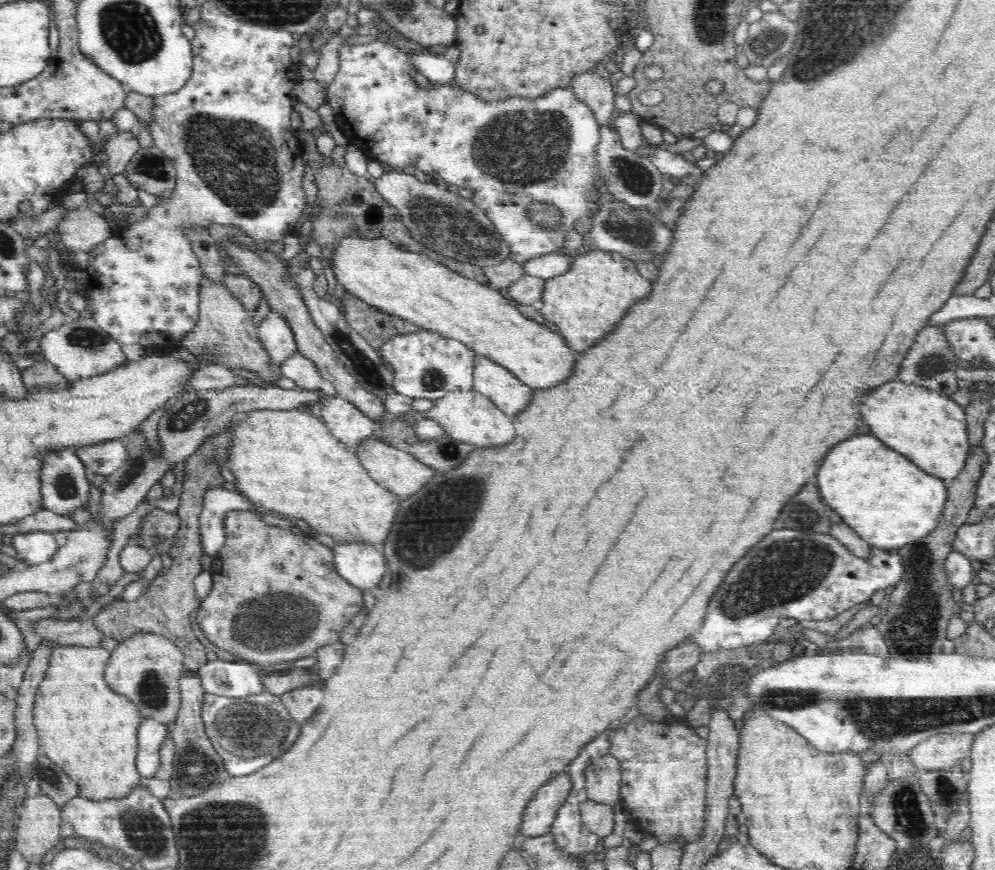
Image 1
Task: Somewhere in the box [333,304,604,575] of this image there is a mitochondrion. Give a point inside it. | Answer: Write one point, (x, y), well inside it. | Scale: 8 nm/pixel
(430, 527)

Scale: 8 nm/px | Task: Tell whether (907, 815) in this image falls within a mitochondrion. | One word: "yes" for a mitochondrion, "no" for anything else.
yes

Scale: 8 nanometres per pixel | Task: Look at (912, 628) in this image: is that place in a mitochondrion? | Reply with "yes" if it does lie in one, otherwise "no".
yes

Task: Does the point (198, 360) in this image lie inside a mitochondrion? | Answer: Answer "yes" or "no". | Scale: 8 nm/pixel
no

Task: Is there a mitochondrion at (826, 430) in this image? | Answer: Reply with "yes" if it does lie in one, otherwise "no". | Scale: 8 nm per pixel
no

